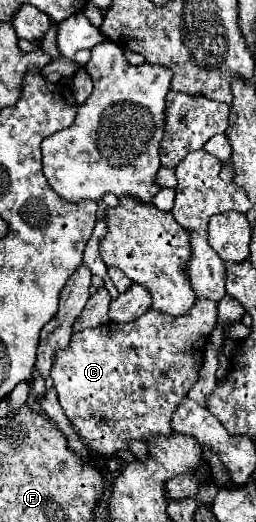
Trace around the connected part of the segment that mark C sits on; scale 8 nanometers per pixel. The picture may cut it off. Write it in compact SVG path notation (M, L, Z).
M196 300L192 310L184 316L168 316L158 310L148 310L138 320L128 324L104 324L98 328L86 328L74 332L66 350L58 350L50 378L58 392L60 406L70 418L74 430L84 444L102 458L114 458L120 450L128 450L130 442L174 434L170 430L170 418L188 390L198 382L202 366L204 344L216 324L216 302Z

